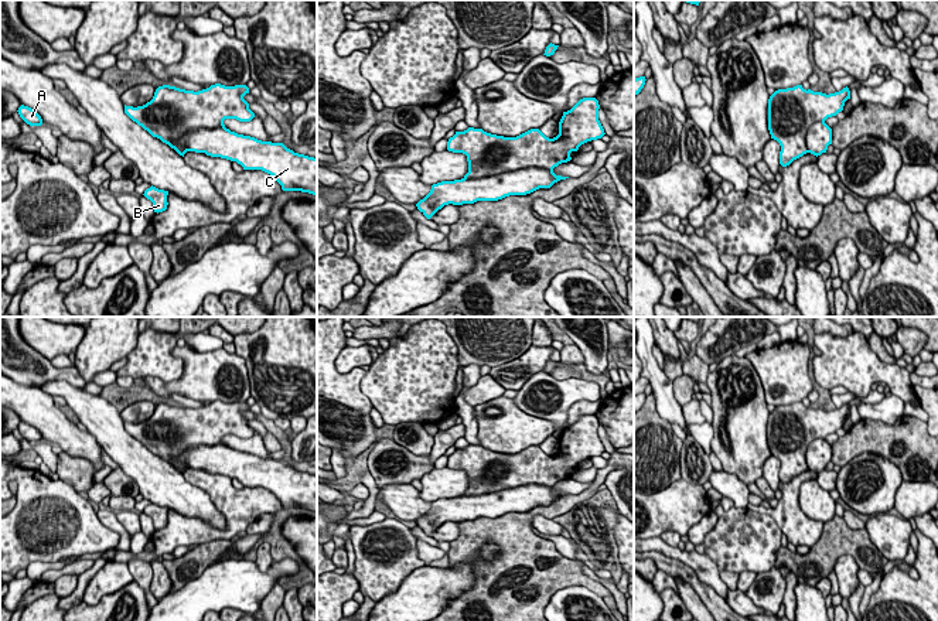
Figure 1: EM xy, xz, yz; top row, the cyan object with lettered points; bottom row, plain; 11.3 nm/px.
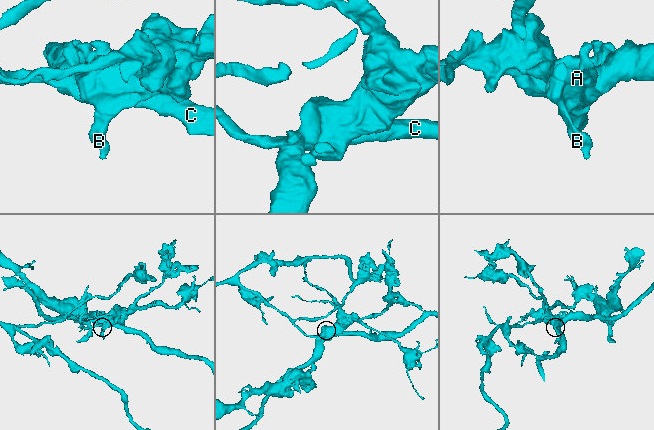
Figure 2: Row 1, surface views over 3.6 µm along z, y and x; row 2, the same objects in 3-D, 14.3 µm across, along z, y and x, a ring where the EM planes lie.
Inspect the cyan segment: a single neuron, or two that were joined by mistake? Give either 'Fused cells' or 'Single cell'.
Fused cells

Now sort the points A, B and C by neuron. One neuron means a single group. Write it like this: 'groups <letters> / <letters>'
groups A B / C

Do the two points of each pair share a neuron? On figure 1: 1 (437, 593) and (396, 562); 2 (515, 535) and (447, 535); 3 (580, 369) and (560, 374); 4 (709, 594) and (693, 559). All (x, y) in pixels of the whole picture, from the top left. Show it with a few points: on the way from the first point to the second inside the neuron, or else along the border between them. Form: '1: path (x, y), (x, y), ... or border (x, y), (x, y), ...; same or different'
1: border (426, 565), (413, 569), (395, 590), (386, 594); different
2: border (459, 522), (459, 534), (450, 542); different
3: path (576, 371), (565, 371); same
4: border (681, 560), (725, 599); different

